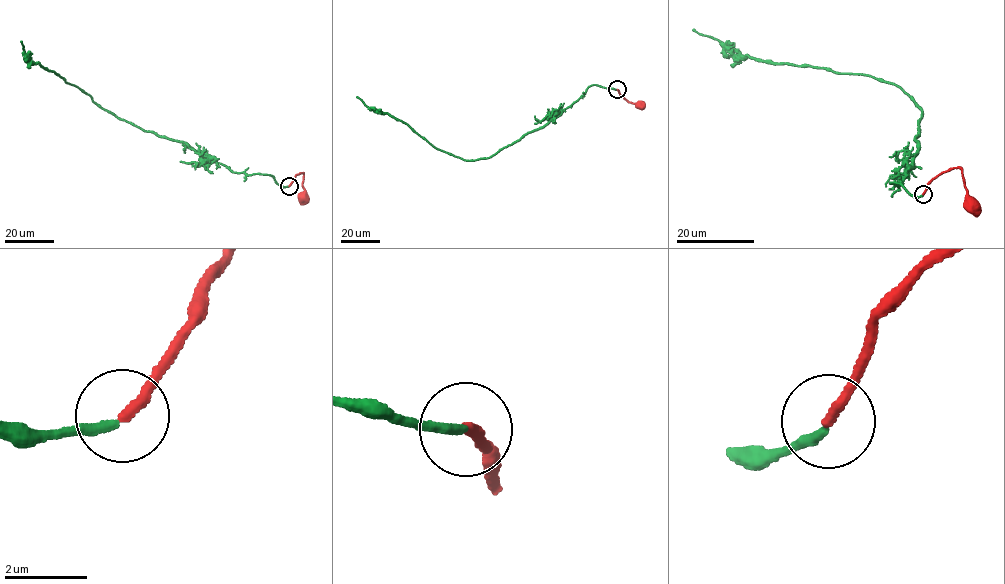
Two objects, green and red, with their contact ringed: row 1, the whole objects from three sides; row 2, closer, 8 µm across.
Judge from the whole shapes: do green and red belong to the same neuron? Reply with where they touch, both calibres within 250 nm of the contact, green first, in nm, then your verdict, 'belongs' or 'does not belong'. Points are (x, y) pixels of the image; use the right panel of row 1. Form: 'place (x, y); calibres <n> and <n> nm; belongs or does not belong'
place (923, 194); calibres 220 and 260 nm; does not belong

